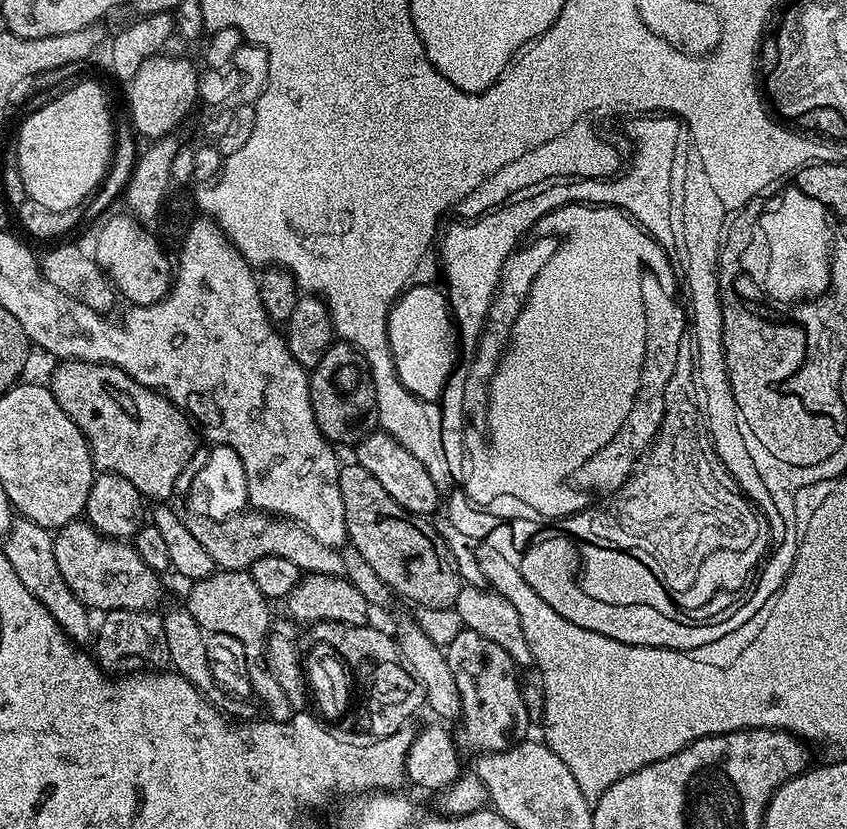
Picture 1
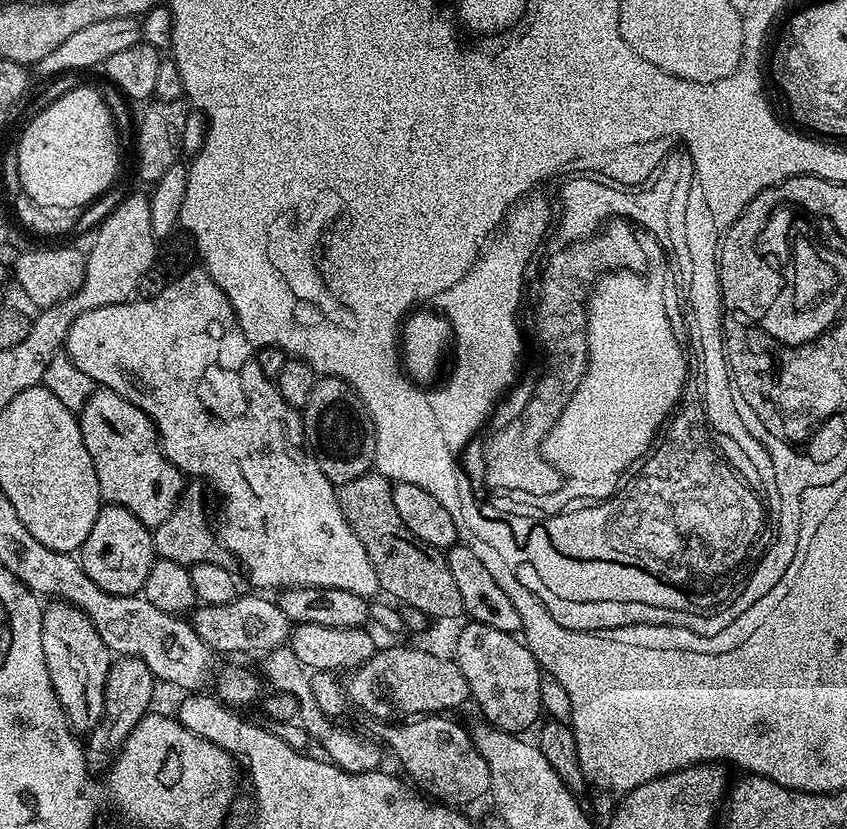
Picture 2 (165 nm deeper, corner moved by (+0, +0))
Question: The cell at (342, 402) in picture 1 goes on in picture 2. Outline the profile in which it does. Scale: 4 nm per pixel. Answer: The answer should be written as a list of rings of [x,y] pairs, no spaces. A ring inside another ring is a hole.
[[[320,376],[310,402],[302,410],[304,439],[316,457],[322,474],[333,486],[354,482],[362,474],[373,471],[376,463],[376,430],[364,409],[360,396],[345,380],[337,376]]]

